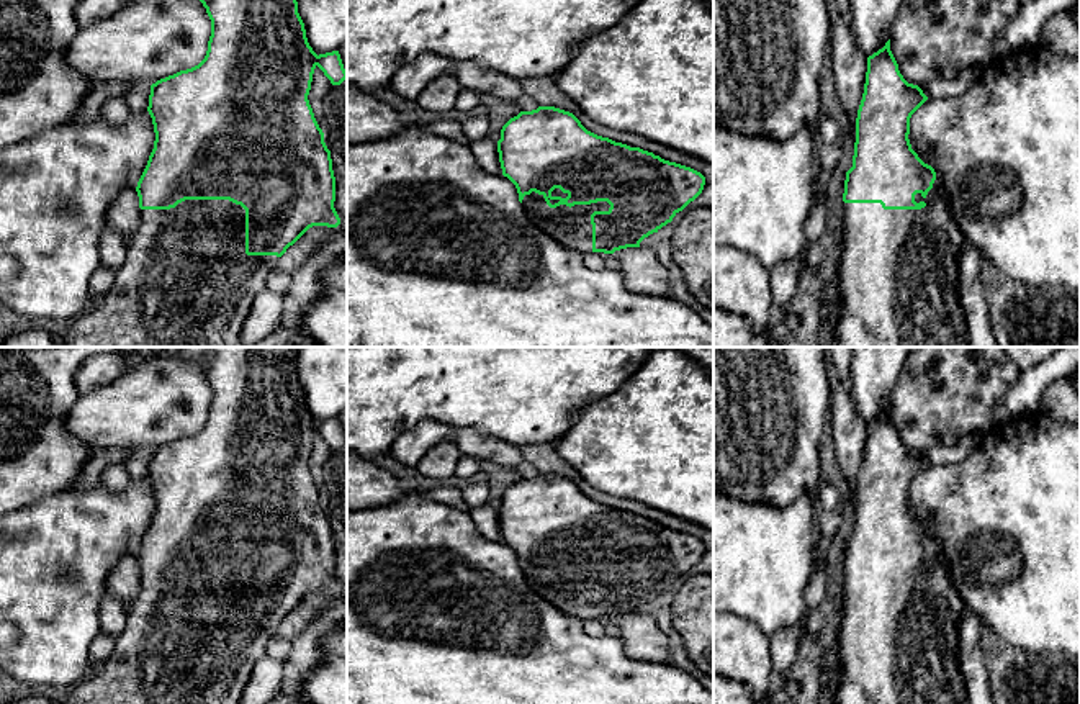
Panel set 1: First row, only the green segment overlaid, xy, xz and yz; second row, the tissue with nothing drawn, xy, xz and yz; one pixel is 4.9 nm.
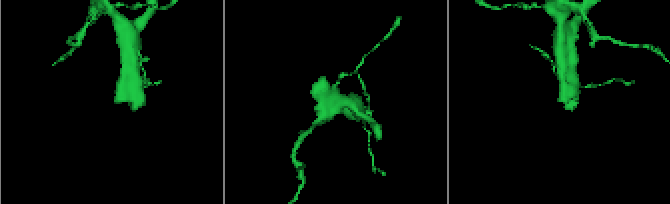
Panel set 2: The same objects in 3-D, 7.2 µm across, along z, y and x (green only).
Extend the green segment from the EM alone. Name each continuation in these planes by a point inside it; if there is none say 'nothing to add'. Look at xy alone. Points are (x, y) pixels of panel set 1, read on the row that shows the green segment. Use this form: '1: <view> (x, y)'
1: xy (187, 282)

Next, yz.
1: yz (897, 275)

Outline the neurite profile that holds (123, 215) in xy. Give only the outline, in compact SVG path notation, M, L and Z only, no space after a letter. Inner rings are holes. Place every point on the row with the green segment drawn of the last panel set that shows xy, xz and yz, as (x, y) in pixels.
M124 187L118 198L108 208L108 224L118 231L126 241L139 226L139 196L136 188Z

